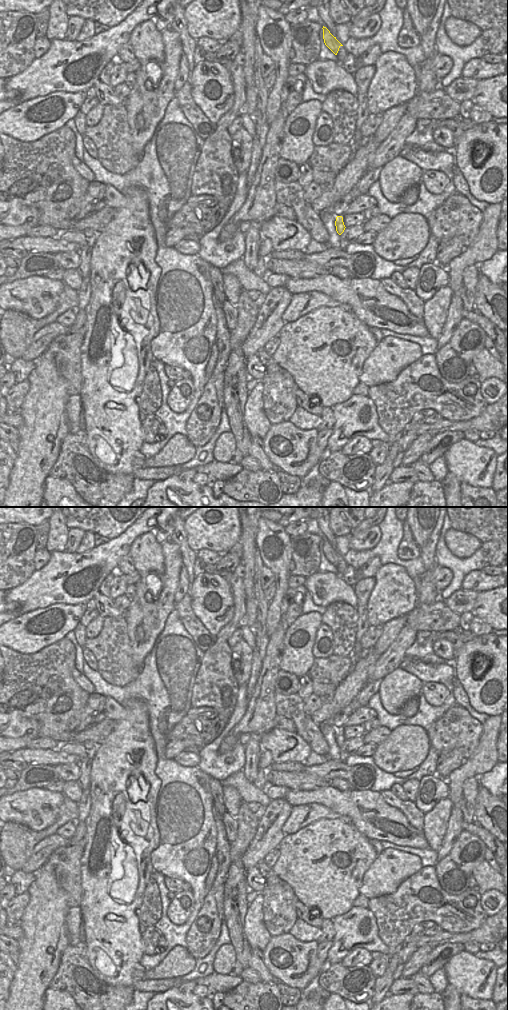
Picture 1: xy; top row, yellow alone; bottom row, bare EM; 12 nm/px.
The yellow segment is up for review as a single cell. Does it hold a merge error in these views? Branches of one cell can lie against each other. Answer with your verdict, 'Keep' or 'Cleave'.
Keep

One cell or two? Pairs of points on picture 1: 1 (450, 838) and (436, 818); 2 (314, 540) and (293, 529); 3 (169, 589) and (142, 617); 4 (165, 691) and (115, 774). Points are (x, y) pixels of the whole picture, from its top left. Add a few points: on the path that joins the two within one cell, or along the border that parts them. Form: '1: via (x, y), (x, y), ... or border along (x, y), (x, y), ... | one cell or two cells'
1: border along (451, 807), (447, 828), (437, 852) | two cells
2: border along (306, 531), (291, 537) | two cells
3: via (165, 600), (162, 613), (156, 619), (153, 619) | one cell
4: border along (145, 704), (148, 729), (154, 743) | two cells

